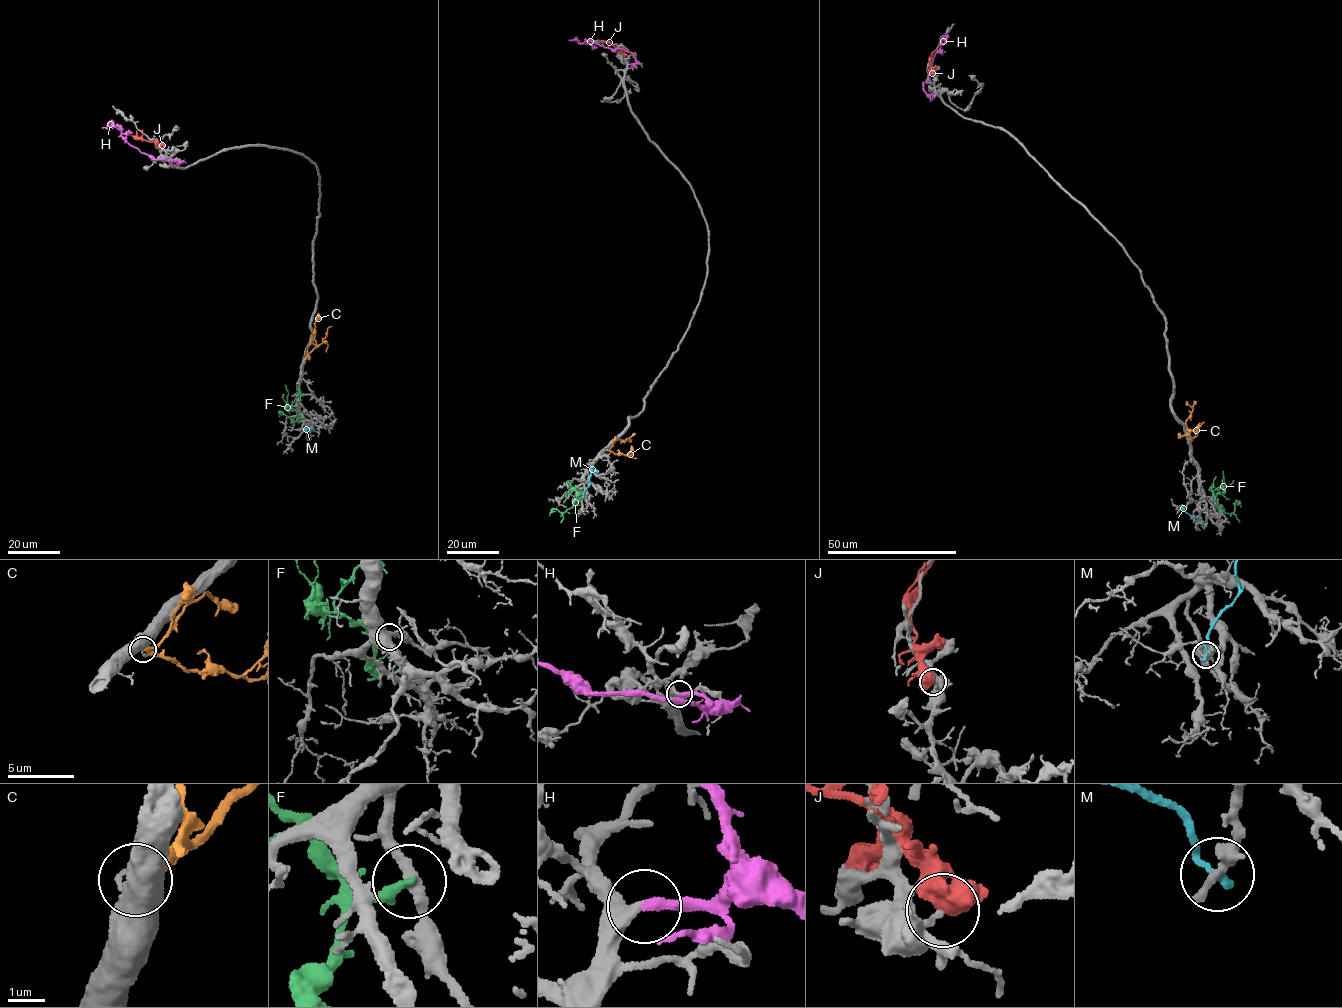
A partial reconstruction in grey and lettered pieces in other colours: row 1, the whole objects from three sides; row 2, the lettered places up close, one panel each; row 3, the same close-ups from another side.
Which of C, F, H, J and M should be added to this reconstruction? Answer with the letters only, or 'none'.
H

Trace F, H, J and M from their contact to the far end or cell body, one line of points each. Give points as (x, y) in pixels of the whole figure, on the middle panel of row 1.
F: (581, 492), (570, 508), (563, 513), (553, 509), (549, 515)
H: (629, 64), (634, 64), (635, 58), (623, 49), (604, 47), (589, 40), (569, 40)
J: (624, 56), (618, 48), (603, 42)
M: (583, 496), (591, 472), (598, 472)

